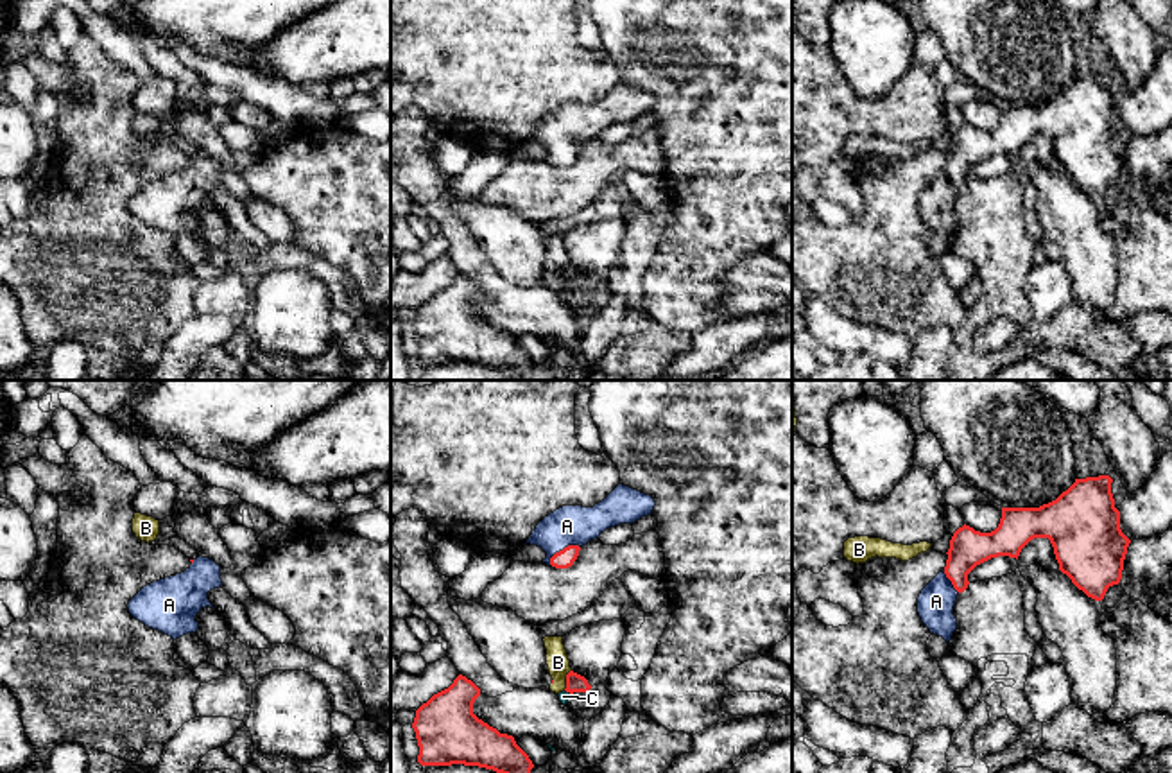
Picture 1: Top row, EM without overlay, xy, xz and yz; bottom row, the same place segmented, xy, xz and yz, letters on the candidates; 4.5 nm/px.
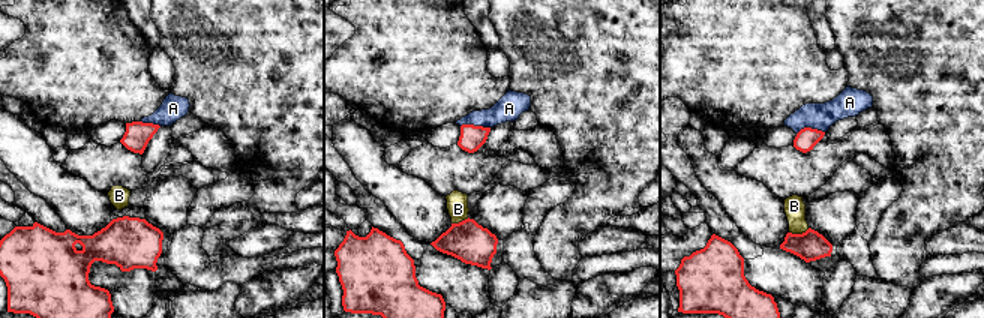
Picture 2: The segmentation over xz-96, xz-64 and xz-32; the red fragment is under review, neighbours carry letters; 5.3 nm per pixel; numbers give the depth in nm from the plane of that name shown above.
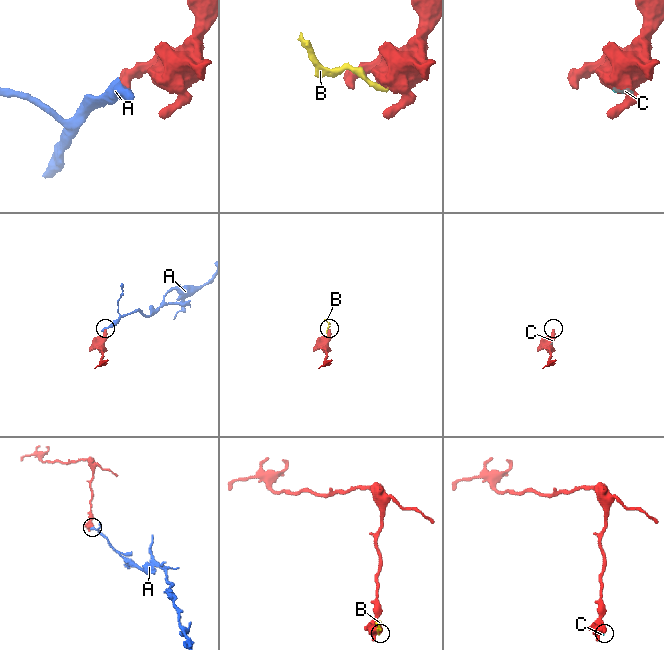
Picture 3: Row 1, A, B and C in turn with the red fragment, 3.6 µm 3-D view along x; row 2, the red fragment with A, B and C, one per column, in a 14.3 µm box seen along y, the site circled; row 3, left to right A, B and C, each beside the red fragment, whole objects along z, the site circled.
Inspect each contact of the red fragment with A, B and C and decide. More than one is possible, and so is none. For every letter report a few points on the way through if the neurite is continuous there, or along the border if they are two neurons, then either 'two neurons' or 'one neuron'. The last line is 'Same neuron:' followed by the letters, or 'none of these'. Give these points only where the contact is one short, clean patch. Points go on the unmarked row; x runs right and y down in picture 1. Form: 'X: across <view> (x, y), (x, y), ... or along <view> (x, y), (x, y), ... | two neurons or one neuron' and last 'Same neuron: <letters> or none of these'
A: across xz (565, 156), (563, 147), (567, 124) | one neuron
B: two neurons
C: two neurons
Same neuron: A

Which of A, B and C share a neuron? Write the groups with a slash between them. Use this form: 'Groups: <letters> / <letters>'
Groups: A / B C

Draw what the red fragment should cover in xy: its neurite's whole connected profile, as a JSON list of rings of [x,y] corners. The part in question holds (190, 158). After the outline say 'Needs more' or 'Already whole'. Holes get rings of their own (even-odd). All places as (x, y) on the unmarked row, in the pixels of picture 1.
[[[203,154],[190,160],[192,163],[185,170],[143,185],[127,203],[129,212],[136,219],[172,235],[174,239],[199,228],[195,213],[206,204],[215,206],[208,197],[208,190],[222,185],[220,163]]]. Needs more

